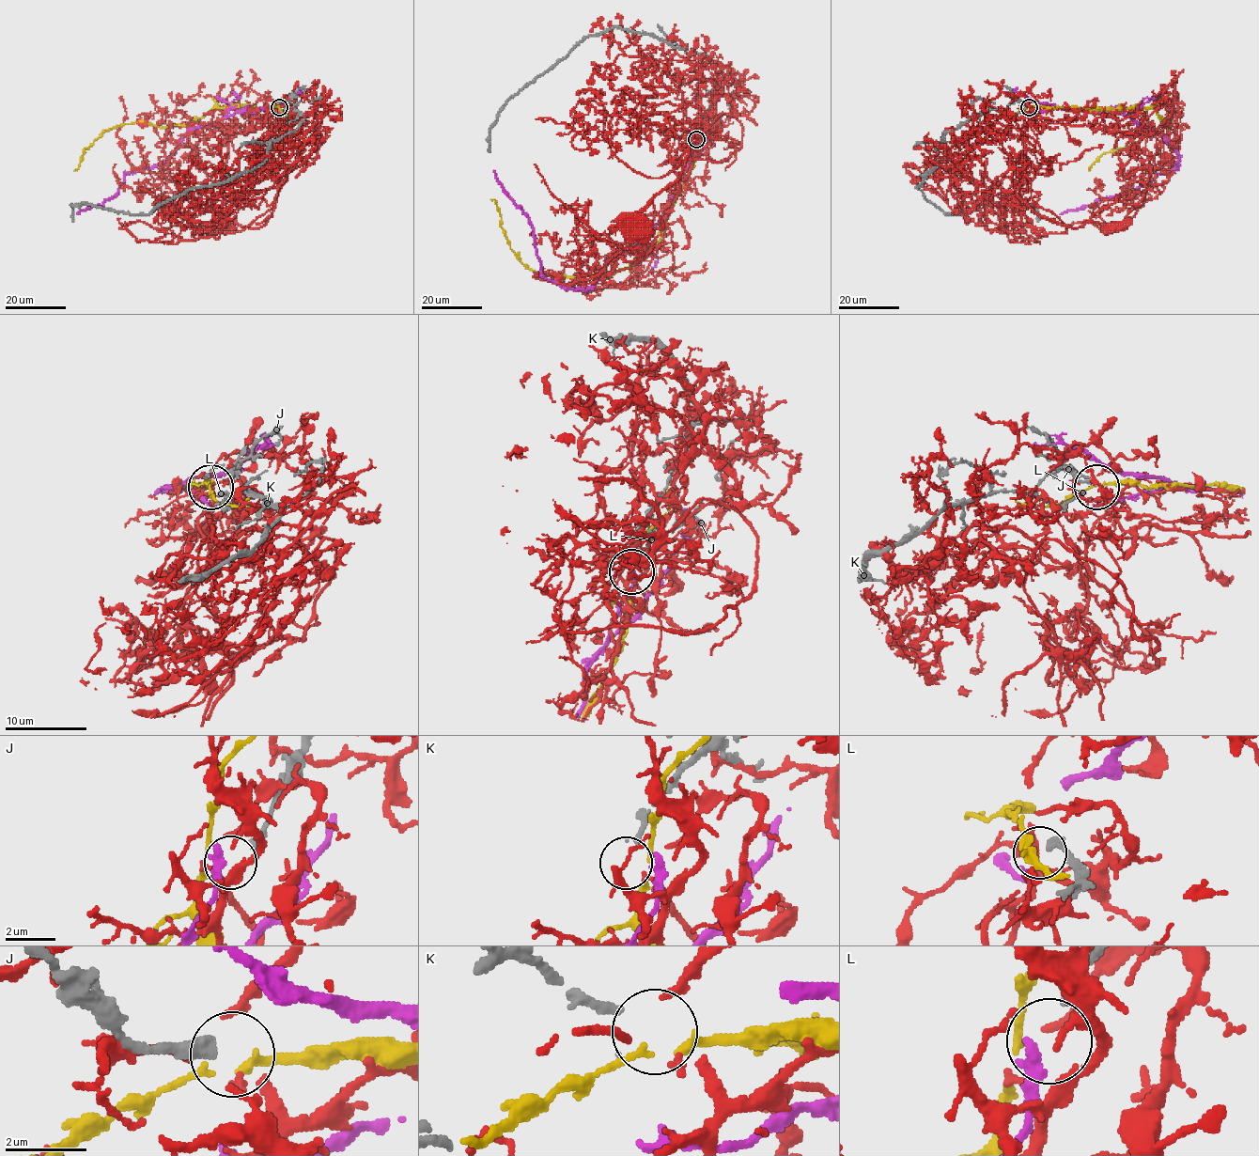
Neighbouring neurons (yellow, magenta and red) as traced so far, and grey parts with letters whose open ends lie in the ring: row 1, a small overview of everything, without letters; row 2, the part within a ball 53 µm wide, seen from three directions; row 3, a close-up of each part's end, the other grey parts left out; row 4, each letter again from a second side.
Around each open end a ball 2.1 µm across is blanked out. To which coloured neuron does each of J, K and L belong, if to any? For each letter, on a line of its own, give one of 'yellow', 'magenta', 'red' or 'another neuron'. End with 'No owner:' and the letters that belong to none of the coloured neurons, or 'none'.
J: yellow
K: another neuron
L: magenta
No owner: K

